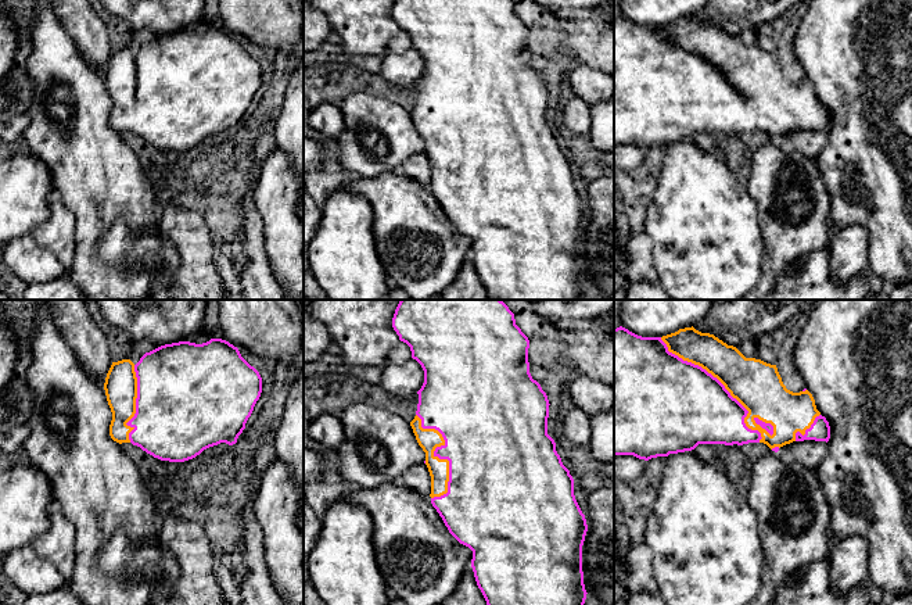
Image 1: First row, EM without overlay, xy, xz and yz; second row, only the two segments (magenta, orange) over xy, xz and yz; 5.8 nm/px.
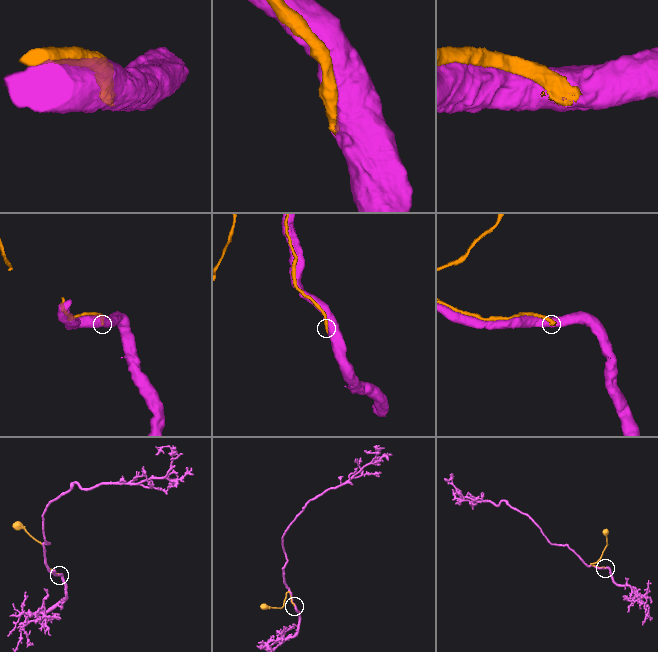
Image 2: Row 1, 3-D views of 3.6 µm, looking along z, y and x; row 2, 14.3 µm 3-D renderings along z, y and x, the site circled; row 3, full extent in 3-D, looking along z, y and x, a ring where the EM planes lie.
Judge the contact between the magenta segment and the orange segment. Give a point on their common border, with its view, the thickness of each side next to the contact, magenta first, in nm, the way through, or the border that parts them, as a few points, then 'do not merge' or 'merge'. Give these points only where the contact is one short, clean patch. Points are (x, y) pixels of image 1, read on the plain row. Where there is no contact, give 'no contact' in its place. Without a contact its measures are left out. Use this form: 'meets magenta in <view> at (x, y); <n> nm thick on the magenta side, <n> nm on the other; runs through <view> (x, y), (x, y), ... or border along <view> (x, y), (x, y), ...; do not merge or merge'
meets magenta in yz at (721, 72); 480 nm thick on the magenta side, 280 nm on the other; merge

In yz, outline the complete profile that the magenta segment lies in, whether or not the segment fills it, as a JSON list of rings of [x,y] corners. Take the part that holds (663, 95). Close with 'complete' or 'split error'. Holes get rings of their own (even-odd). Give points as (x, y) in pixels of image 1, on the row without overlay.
[[[620,15],[614,18],[614,144],[649,150],[694,139],[699,133],[743,135],[764,132],[778,142],[793,130],[829,130],[830,115],[816,99],[812,83],[786,78],[776,54],[746,47],[710,22],[692,17],[663,26],[642,26]]]; split error

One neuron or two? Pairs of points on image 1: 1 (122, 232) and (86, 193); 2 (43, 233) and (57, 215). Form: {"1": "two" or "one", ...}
{"1": "two", "2": "one"}

